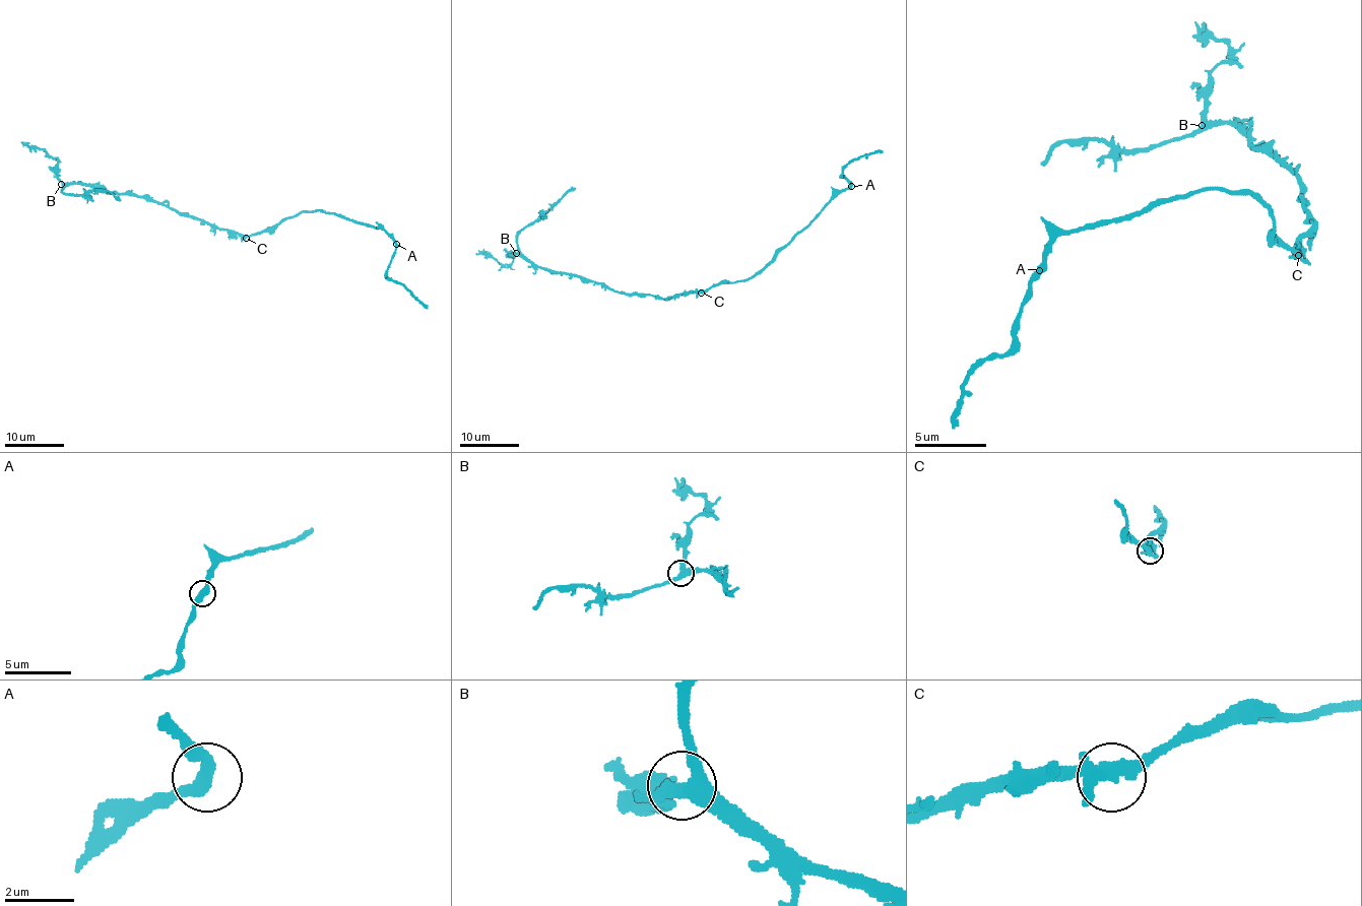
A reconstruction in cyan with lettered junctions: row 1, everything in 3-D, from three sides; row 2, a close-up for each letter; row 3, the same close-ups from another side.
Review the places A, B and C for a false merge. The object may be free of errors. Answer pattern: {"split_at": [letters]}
{"split_at": []}

